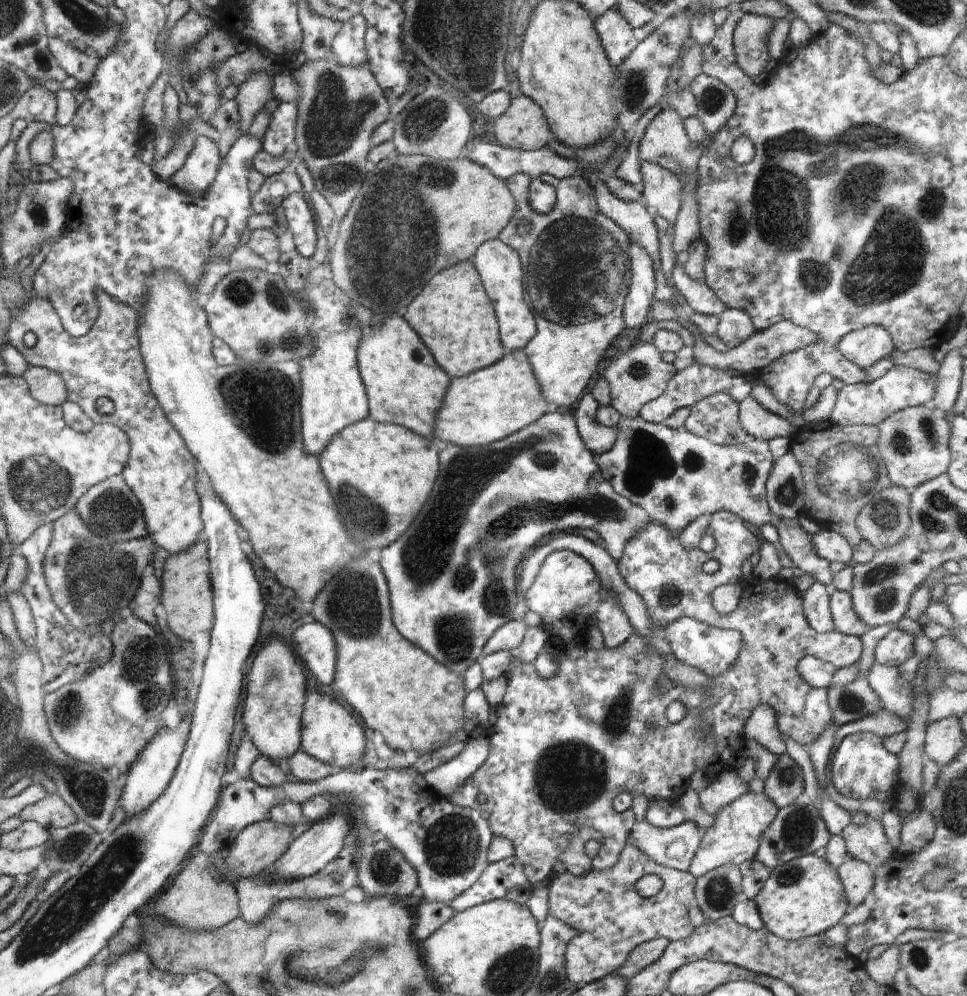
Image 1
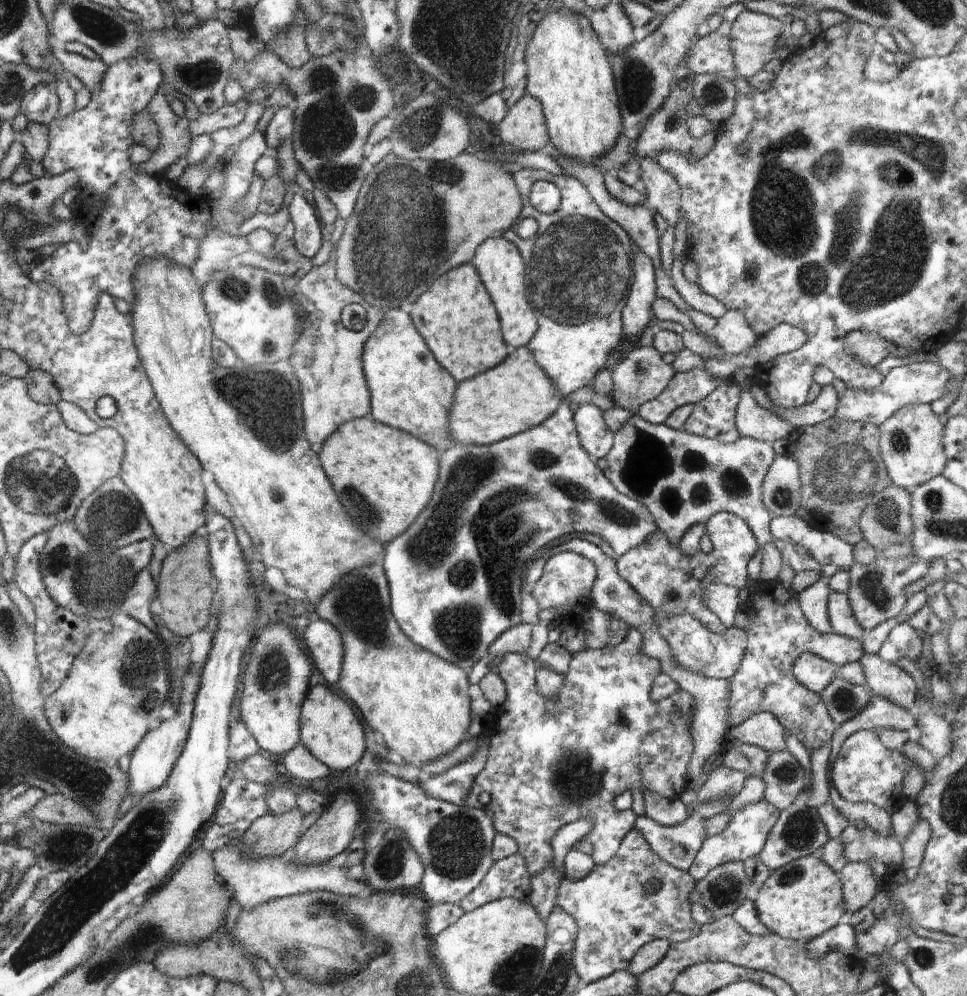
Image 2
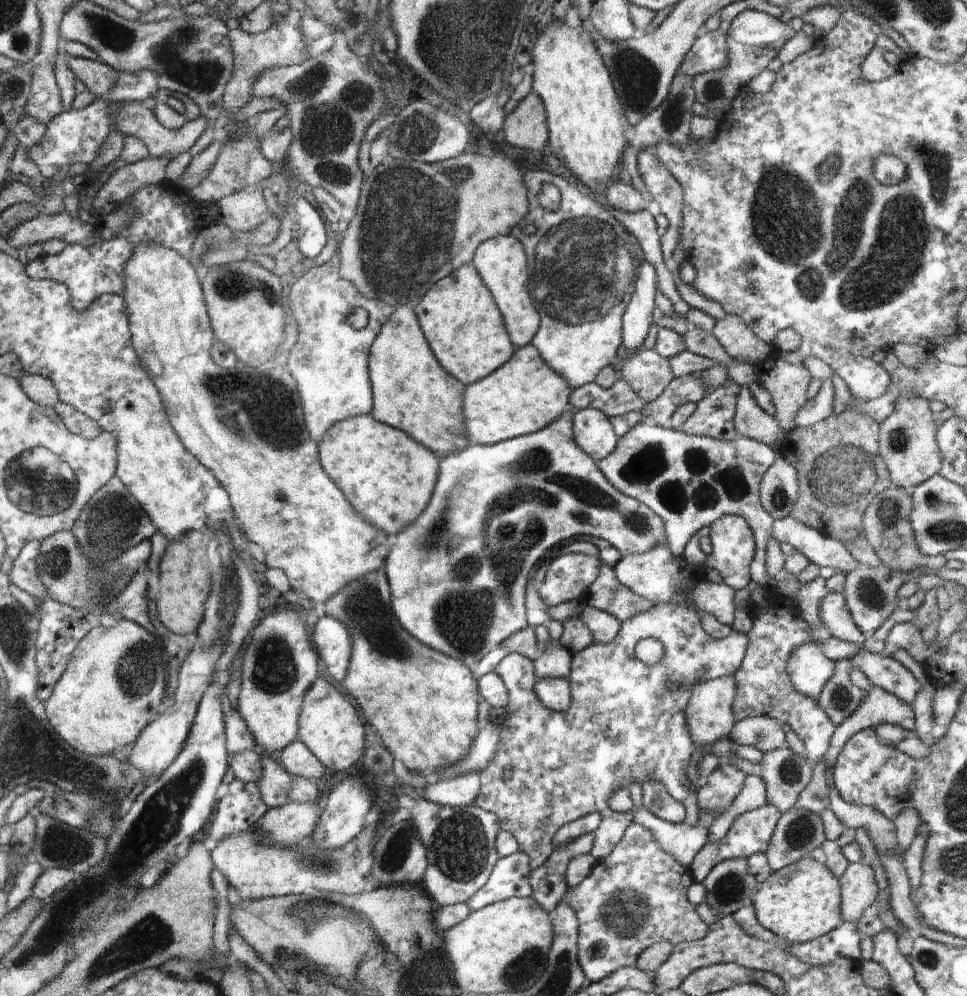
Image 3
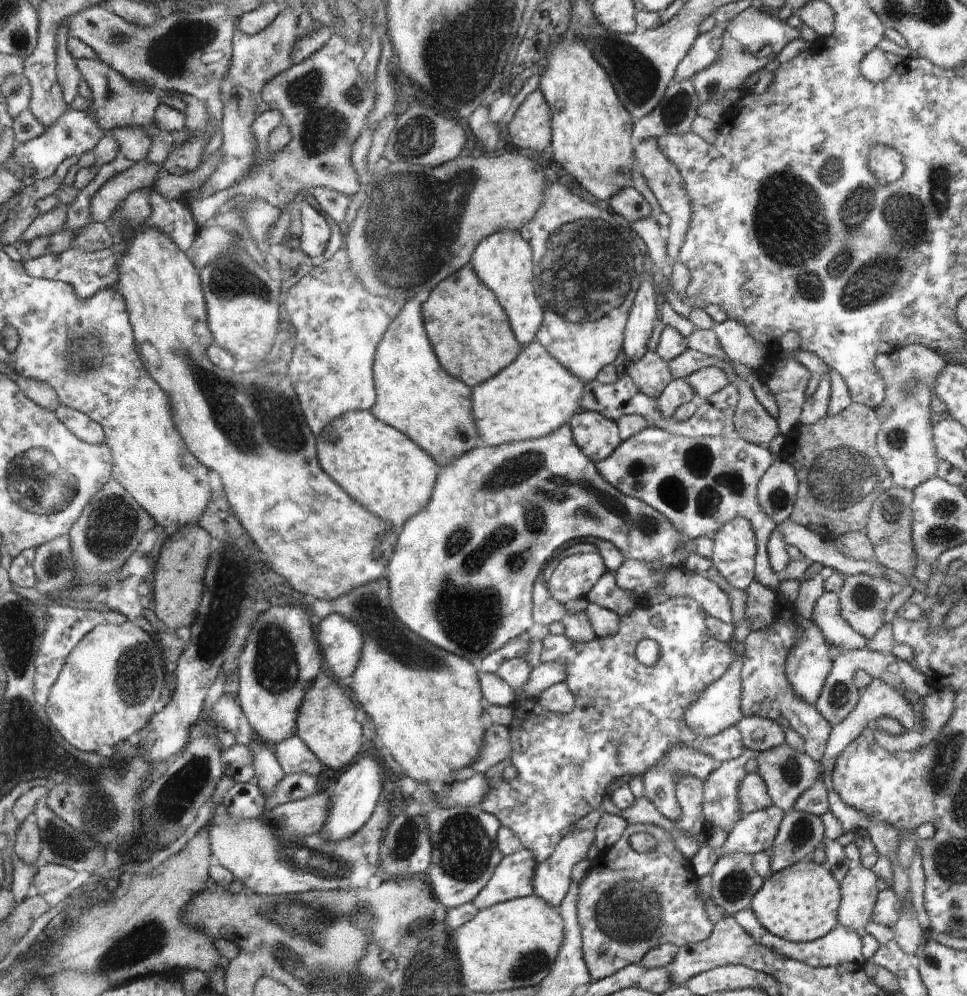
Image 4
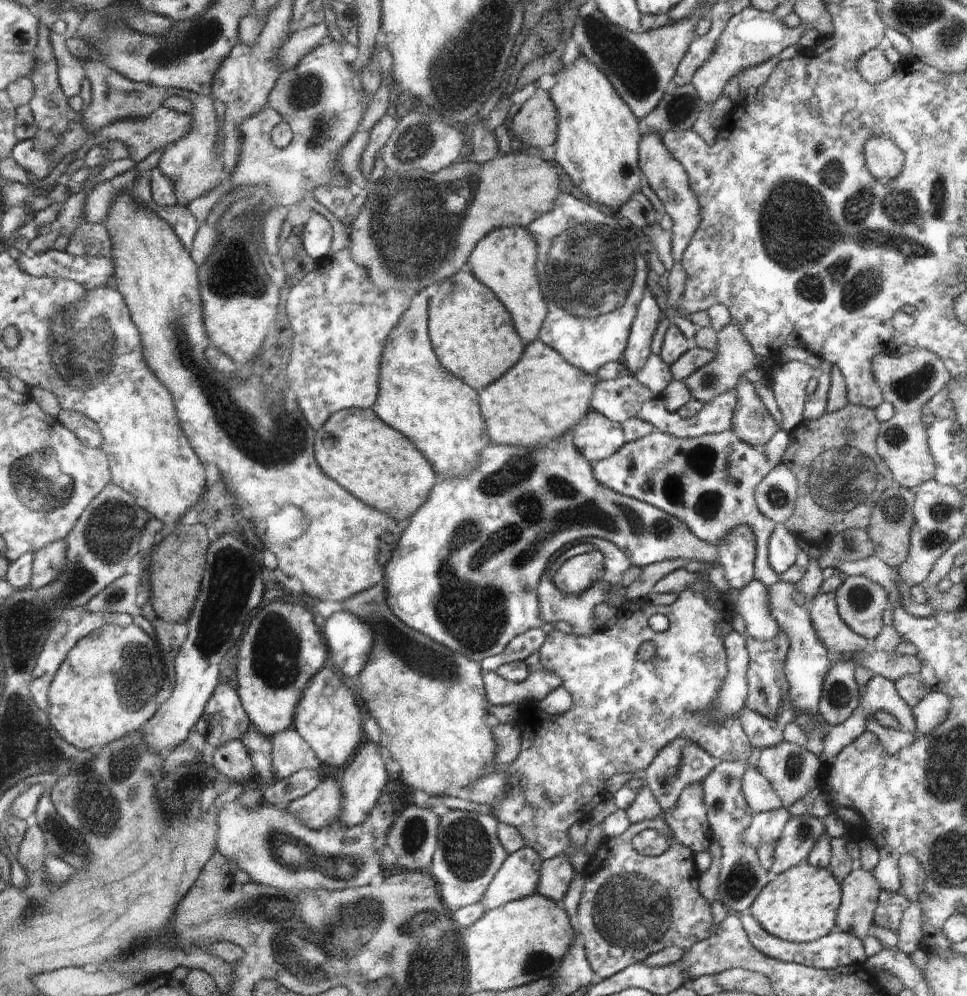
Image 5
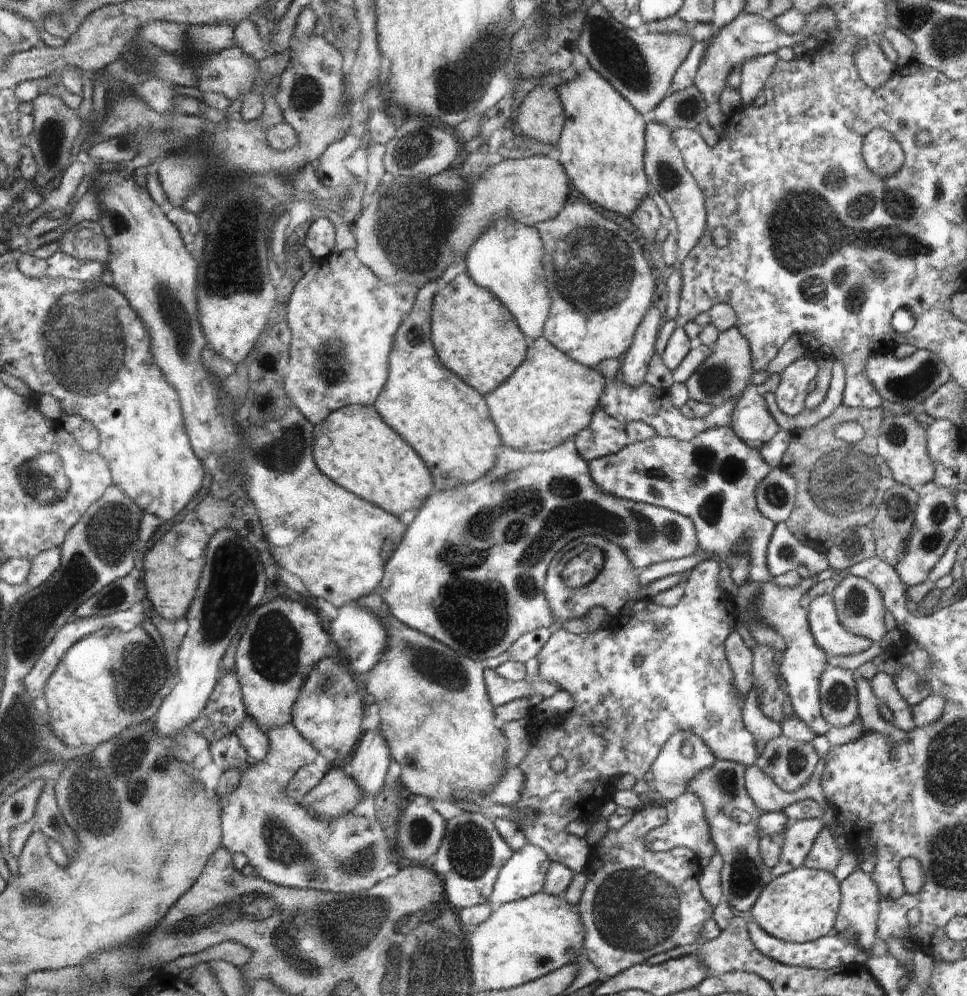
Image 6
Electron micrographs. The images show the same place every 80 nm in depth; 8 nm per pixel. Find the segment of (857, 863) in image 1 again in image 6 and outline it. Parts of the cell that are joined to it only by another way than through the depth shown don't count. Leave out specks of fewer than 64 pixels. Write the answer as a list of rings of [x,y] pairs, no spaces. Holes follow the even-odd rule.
[[[854,869],[854,872],[851,872],[844,880],[839,881],[839,887],[841,903],[835,918],[834,928],[838,936],[857,944],[865,954],[866,962],[864,965],[870,966],[872,958],[874,958],[872,948],[874,948],[874,942],[878,938],[877,922],[880,914],[881,894],[872,877],[860,869]]]

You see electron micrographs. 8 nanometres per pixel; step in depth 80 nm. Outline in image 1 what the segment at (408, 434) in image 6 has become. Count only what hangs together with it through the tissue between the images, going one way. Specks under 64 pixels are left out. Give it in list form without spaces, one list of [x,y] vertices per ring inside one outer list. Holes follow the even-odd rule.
[[[402,315],[384,316],[382,320],[373,320],[363,332],[358,351],[359,374],[367,393],[369,418],[380,423],[389,423],[411,429],[419,436],[431,438],[436,422],[436,412],[440,410],[444,394],[448,390],[450,378],[436,363],[430,350],[423,344],[422,338],[408,325]]]

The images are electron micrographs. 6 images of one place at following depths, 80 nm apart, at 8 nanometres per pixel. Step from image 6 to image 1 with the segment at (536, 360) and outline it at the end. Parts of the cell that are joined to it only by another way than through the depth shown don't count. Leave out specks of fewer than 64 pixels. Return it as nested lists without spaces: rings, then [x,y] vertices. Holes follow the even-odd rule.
[[[523,350],[509,351],[503,360],[487,368],[450,378],[440,410],[436,412],[431,438],[459,448],[484,446],[519,432],[554,409],[548,400],[544,400]]]

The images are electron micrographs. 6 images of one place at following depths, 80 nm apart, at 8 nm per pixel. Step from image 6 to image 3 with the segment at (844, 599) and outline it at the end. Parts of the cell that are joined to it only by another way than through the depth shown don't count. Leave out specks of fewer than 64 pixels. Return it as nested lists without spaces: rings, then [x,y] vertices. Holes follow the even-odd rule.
[[[880,564],[878,567],[868,567],[860,565],[847,574],[845,582],[845,601],[846,608],[850,613],[854,624],[863,632],[864,636],[874,632],[884,621],[892,614],[892,611],[898,607],[900,599],[898,598],[898,589],[913,579],[923,591],[944,585],[945,581],[938,575],[933,574],[928,568],[915,569],[911,573],[903,573],[896,569],[888,568]]]

